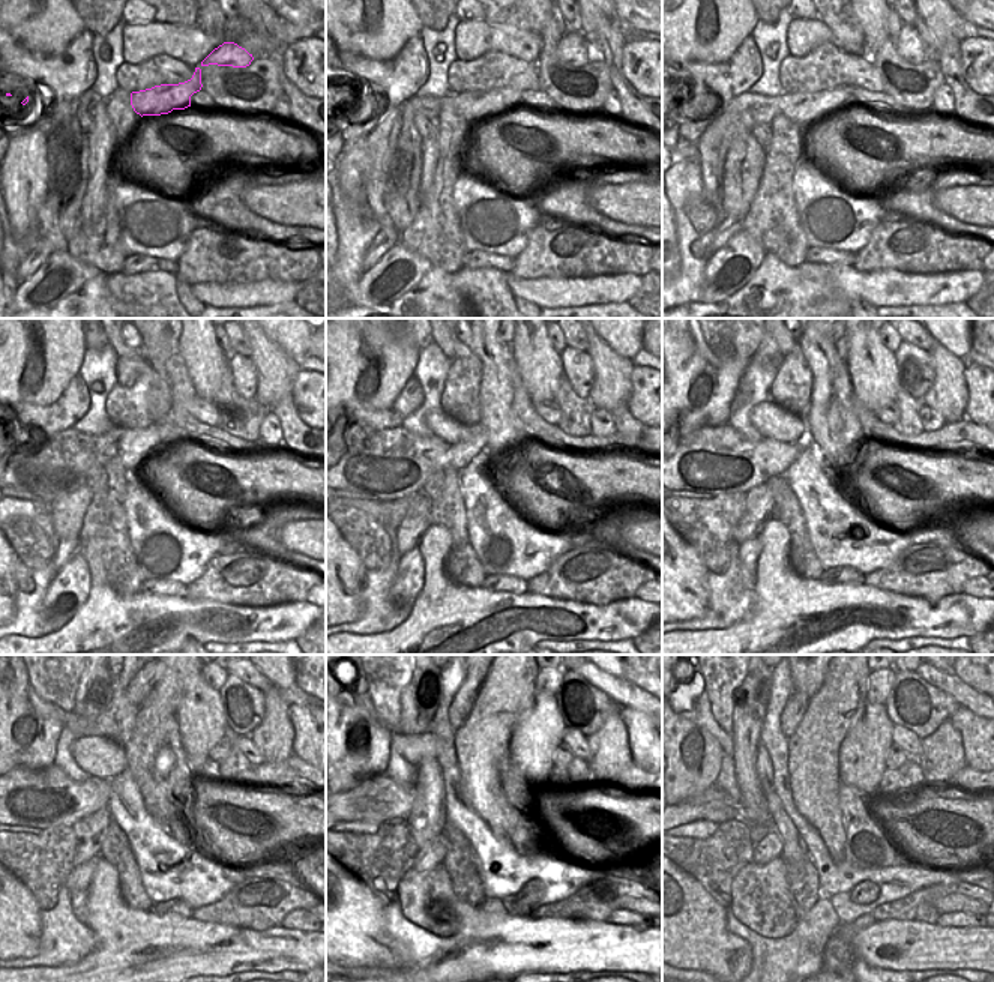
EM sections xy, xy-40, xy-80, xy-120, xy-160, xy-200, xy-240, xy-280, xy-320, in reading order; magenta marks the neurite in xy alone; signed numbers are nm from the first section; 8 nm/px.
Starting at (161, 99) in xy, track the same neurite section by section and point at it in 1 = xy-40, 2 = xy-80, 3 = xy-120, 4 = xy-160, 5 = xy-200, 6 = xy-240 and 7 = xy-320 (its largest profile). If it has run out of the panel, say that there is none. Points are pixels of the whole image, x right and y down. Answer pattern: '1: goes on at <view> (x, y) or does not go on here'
1: goes on at xy-40 (472, 105)
2: goes on at xy-80 (801, 107)
3: goes on at xy-120 (62, 464)
4: goes on at xy-160 (397, 461)
5: goes on at xy-200 (719, 458)
6: goes on at xy-240 (47, 798)
7: goes on at xy-320 (710, 795)

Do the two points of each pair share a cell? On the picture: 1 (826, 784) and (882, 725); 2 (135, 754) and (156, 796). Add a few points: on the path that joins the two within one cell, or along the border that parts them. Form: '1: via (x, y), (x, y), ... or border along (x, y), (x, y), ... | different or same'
1: border along (846, 736), (840, 745), (838, 780) | different
2: via (140, 765), (140, 772), (147, 786) | same

